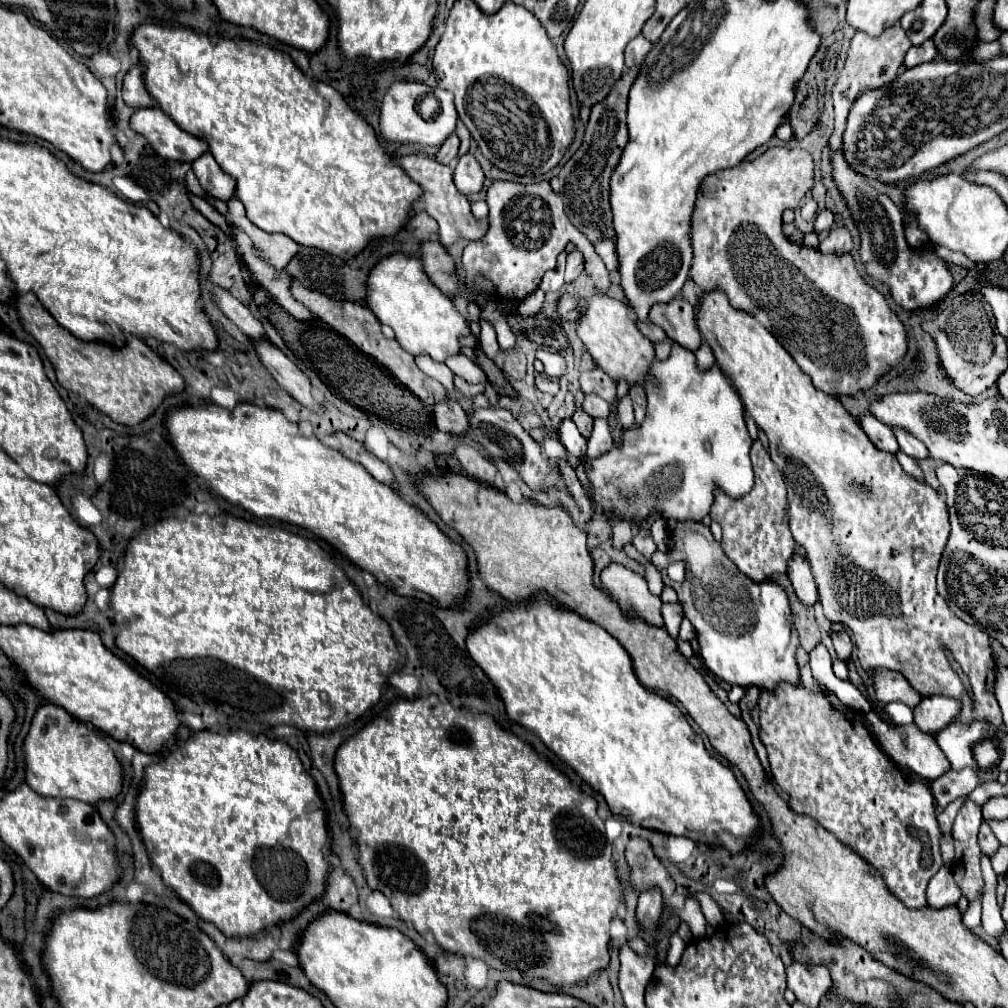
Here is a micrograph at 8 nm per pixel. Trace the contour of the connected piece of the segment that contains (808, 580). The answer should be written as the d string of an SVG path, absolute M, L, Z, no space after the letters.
M794 555L788 559L788 577L792 581L796 595L800 597L800 601L804 605L814 605L818 601L816 583L814 583L814 577L812 577L812 571L808 567L806 557Z

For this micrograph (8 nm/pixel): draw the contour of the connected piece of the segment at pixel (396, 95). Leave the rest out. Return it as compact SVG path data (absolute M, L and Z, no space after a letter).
M396 81L388 87L384 101L382 101L382 111L380 111L380 129L384 139L388 141L400 141L400 143L420 143L420 145L442 145L448 135L456 131L456 119L458 113L454 103L454 95L439 87L434 89L434 94L440 102L440 115L435 118L424 119L420 115L418 103L432 93L432 89L424 83L412 83L412 81Z

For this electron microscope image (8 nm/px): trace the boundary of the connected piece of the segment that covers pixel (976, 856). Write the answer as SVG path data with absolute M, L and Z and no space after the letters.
M966 799L956 815L952 837L956 845L954 877L968 901L974 901L984 885L980 871L980 847L978 847L978 827L984 821L982 807Z

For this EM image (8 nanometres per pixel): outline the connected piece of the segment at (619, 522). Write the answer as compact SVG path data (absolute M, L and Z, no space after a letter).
M612 515L610 525L612 525L612 535L614 535L614 545L616 545L616 549L622 549L624 543L630 543L630 541L632 541L630 521L620 519L618 515Z

